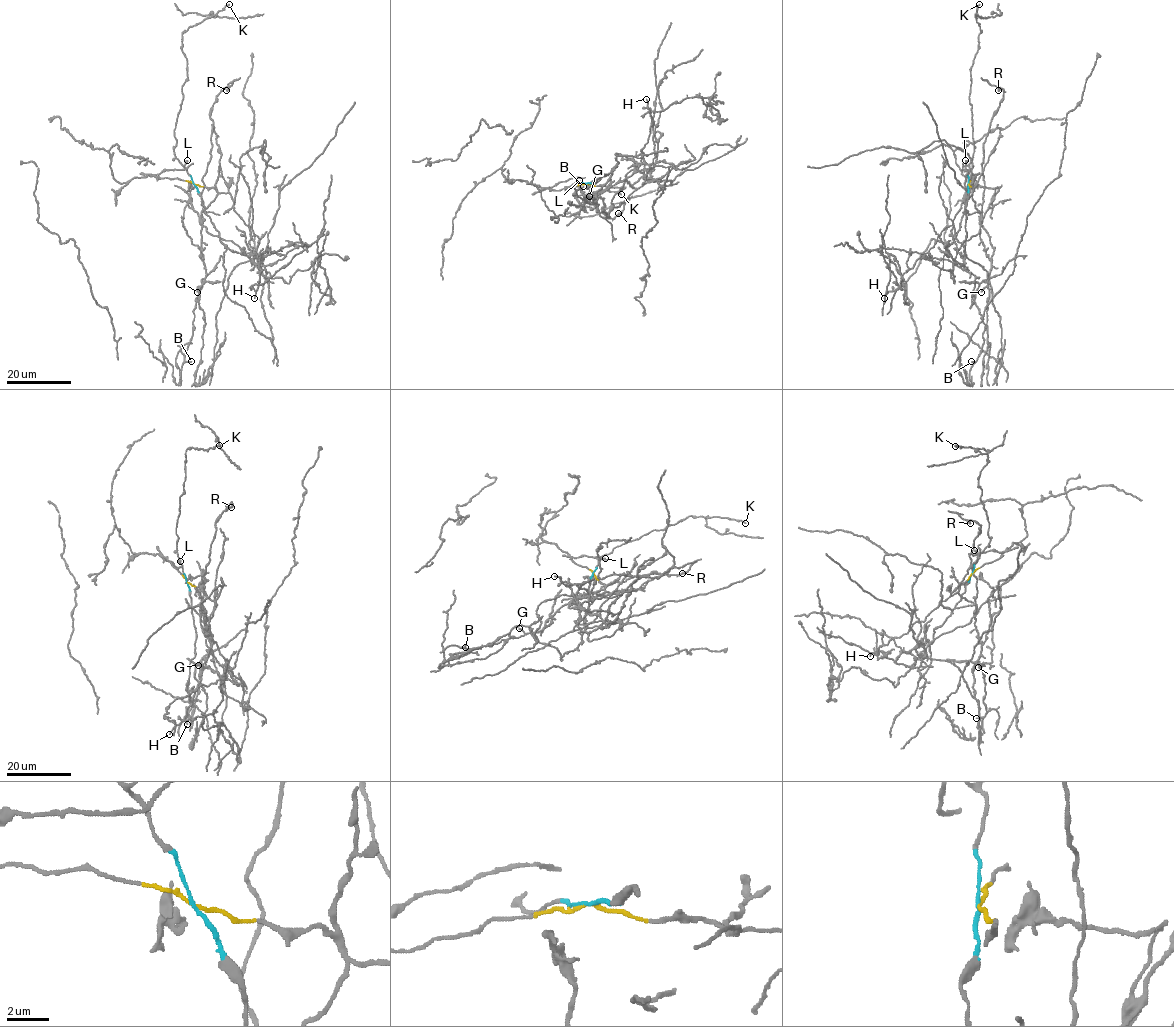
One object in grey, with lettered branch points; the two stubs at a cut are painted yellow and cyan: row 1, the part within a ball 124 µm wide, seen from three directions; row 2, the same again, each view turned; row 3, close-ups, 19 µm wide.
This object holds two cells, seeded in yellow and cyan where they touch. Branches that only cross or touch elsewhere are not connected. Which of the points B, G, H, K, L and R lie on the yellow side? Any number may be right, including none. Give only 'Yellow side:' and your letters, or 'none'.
Yellow side: B, G, H, R

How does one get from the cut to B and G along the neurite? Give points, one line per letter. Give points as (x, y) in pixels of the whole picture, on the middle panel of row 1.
B: (586, 183), (609, 187), (593, 195), (596, 206), (577, 195), (583, 187)
G: (586, 183), (609, 187), (593, 195), (592, 203), (596, 206), (589, 200), (589, 196)

